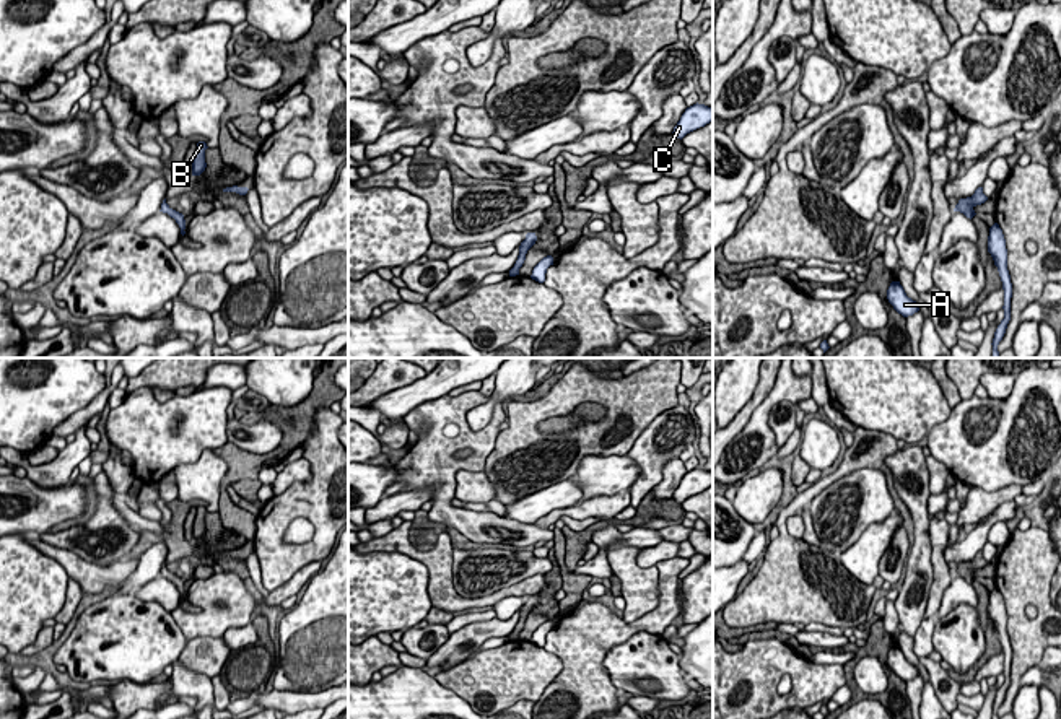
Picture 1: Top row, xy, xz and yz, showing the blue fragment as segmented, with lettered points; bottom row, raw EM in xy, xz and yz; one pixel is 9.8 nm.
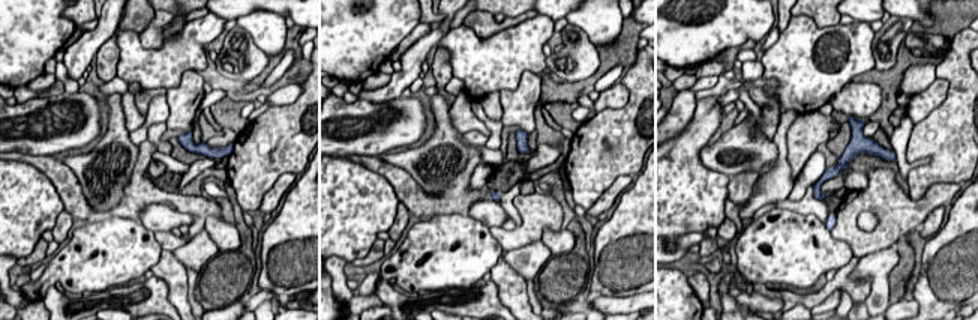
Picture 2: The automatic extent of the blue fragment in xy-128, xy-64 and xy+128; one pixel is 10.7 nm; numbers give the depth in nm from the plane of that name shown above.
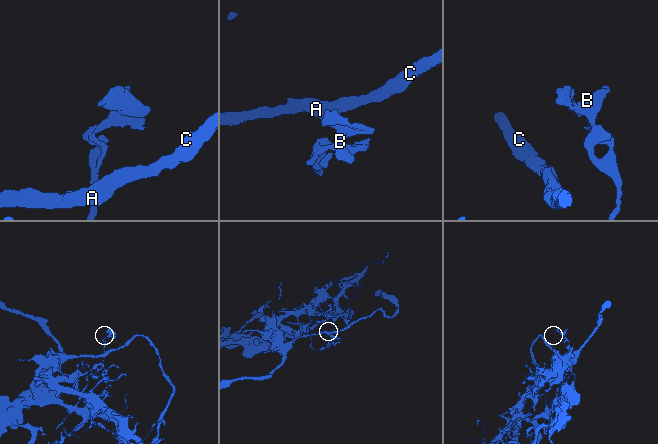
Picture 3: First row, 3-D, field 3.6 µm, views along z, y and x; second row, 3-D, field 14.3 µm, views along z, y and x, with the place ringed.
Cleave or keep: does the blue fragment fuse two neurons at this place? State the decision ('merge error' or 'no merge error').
merge error

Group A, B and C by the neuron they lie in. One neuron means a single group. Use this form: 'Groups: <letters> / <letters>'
Groups: A C / B

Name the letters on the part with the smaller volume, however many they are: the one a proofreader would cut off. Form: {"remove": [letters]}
{"remove": ["B"]}

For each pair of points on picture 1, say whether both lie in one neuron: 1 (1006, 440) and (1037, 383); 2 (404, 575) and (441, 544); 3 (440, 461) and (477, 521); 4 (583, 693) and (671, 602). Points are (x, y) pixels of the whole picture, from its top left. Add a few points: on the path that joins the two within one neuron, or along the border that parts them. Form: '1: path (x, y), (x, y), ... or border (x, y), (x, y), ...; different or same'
1: path (1021, 425), (1029, 417), (1029, 397); same
2: border (381, 552), (419, 560), (427, 568), (430, 597); different
3: path (443, 480), (445, 505), (458, 518); same
4: path (583, 664), (614, 630), (628, 630), (641, 625); same

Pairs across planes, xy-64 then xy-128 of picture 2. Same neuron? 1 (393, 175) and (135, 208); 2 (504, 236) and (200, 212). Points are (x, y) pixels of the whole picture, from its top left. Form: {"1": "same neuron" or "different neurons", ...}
{"1": "same neuron", "2": "same neuron"}

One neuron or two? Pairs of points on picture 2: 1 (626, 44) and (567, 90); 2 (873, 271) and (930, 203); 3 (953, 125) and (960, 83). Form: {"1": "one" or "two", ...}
{"1": "one", "2": "two", "3": "one"}

